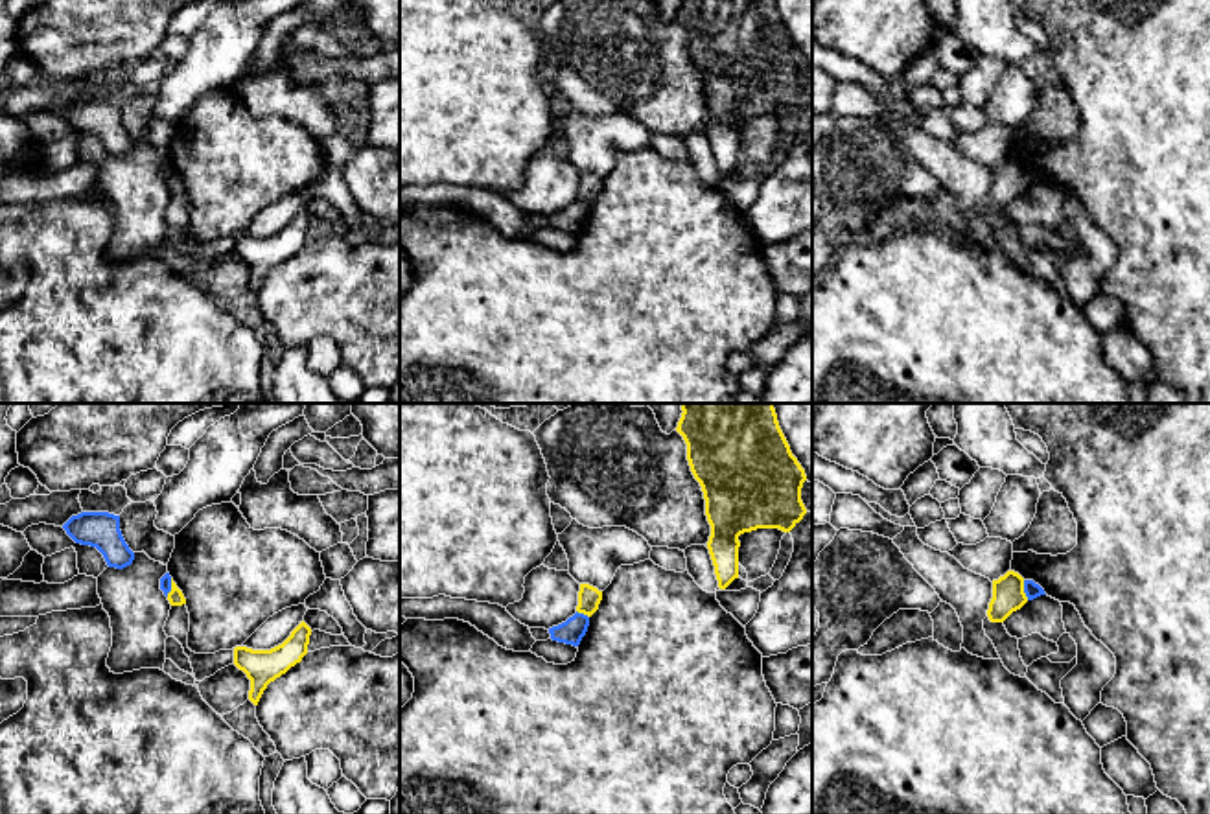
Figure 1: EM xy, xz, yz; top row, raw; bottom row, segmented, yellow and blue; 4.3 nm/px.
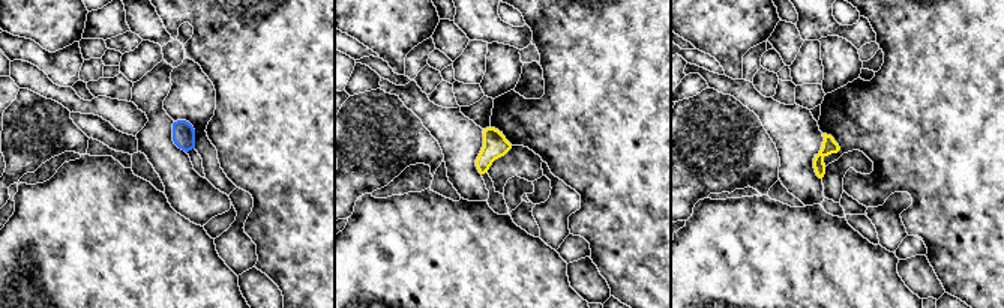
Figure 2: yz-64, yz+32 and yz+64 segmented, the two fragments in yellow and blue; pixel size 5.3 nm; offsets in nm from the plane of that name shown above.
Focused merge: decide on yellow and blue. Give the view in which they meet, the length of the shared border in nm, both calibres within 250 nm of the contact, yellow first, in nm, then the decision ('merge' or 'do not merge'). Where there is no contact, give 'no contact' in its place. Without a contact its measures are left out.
yz | 90 nm | 140/70 nm | do not merge

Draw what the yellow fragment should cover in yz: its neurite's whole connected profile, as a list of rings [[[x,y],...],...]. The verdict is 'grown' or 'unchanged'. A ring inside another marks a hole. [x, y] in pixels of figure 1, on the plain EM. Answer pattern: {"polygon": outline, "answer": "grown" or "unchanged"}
{"polygon": [[[1007,158],[998,168],[993,168],[993,186],[989,190],[987,204],[991,210],[1004,210],[1026,190],[1024,166],[1015,158]]], "answer": "unchanged"}

